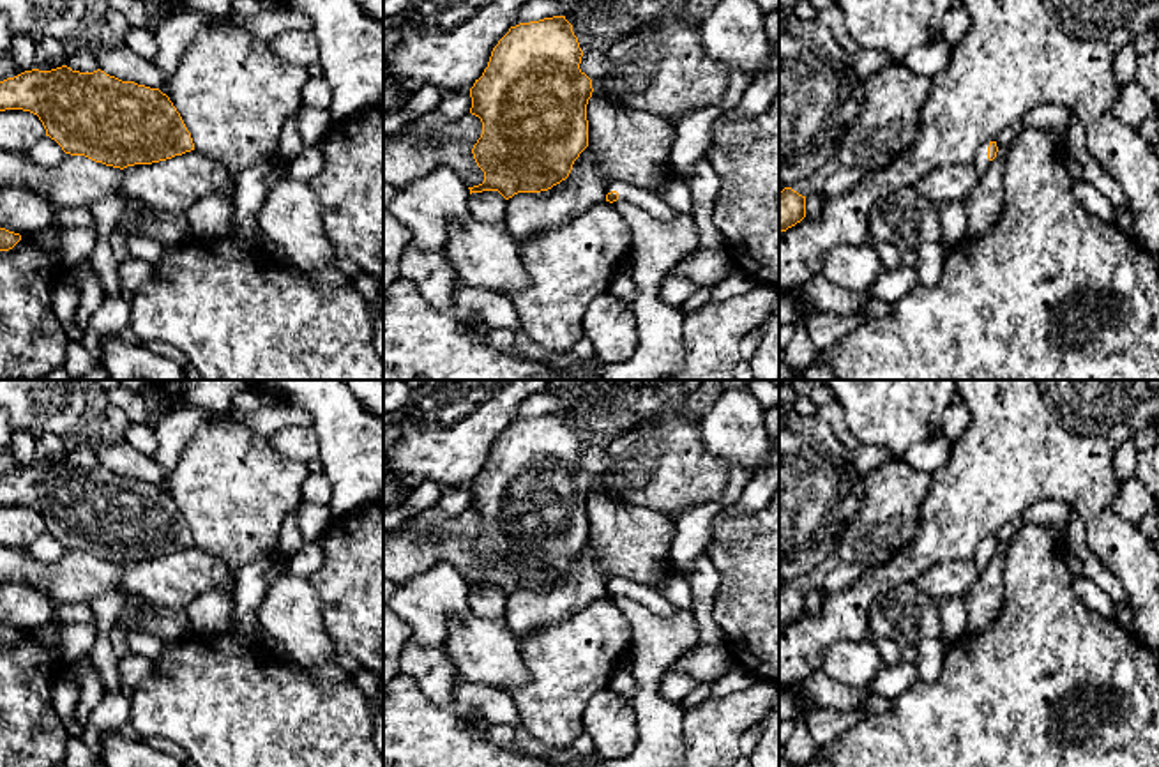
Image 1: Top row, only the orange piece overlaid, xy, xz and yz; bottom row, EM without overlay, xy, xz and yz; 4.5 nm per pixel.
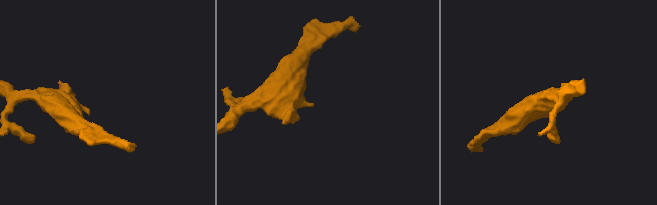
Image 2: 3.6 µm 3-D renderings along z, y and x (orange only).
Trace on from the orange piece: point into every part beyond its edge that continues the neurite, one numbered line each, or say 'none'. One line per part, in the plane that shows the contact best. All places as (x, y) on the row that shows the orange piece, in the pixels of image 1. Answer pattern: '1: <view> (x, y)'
1: yz (983, 163)

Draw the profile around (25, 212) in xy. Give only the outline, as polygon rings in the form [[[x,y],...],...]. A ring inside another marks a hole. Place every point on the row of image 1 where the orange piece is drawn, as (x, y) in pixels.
[[[21,187],[0,189],[0,228],[19,235],[32,235],[46,230],[57,221],[51,201]]]

